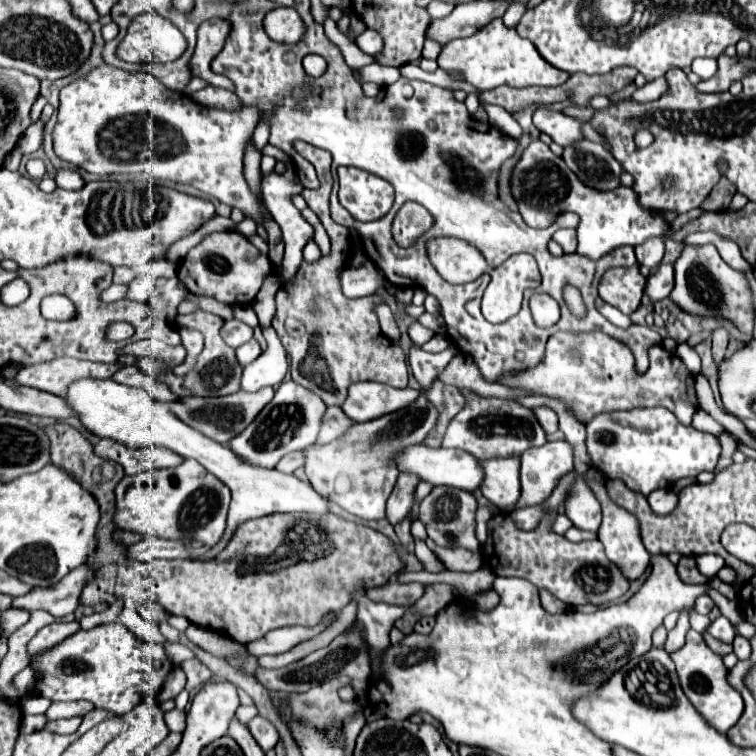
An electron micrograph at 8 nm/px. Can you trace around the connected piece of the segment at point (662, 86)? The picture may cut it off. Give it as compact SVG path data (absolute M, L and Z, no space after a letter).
M664 77L660 79L654 79L654 81L648 81L644 87L638 87L632 95L634 101L638 103L644 103L644 101L654 101L654 99L660 99L664 93L668 91L668 81Z

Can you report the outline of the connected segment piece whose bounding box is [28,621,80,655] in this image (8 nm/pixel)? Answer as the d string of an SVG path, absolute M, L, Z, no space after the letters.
M78 621L46 625L46 627L40 629L40 631L34 635L34 639L28 643L28 653L30 653L30 655L36 655L38 651L50 649L50 647L54 647L56 643L64 641L66 637L74 635L78 629L80 629L80 623L78 623Z

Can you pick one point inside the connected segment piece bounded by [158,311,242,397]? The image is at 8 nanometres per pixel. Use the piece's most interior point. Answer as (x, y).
(217, 372)

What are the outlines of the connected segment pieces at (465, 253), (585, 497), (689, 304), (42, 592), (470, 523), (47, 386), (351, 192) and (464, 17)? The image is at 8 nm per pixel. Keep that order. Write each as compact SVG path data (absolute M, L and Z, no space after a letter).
M436 237L426 243L426 251L440 277L452 285L476 281L488 271L484 255L480 255L480 251L464 239Z
M576 475L576 483L572 483L572 491L568 491L564 509L566 509L566 517L578 529L594 531L594 527L600 525L602 519L600 503L582 475Z
M708 243L704 247L684 247L682 255L674 263L676 285L670 293L670 299L680 305L684 311L694 315L722 315L738 325L740 331L752 333L754 317L752 317L752 297L750 287L742 271L732 269L720 257L718 249Z
M82 565L80 569L68 573L60 583L56 583L52 587L36 587L28 595L16 597L12 601L12 607L24 609L24 611L30 611L30 613L44 609L44 611L52 613L54 617L74 613L76 605L78 605L80 591L84 587L84 581L88 581L90 577L92 577L90 569Z
M432 487L430 495L424 497L420 503L420 521L424 523L428 537L436 541L440 547L464 547L470 551L478 551L480 543L474 535L476 509L478 501L474 493L460 491L456 487Z
M58 357L46 363L38 363L38 365L28 365L22 367L20 373L16 375L16 381L20 381L22 385L30 385L30 387L38 387L56 395L62 395L66 391L66 387L80 377L112 377L122 365L114 363L92 363L92 361L80 361L80 359L72 359L72 357Z
M340 167L338 177L338 199L354 219L376 221L390 211L394 203L394 189L388 181L354 167Z
M474 1L466 5L454 7L454 11L444 17L444 19L432 19L428 25L428 35L426 39L432 39L440 45L446 45L452 39L458 37L468 37L476 29L484 27L496 17L502 17L504 11L508 9L508 3L496 3L496 1Z

